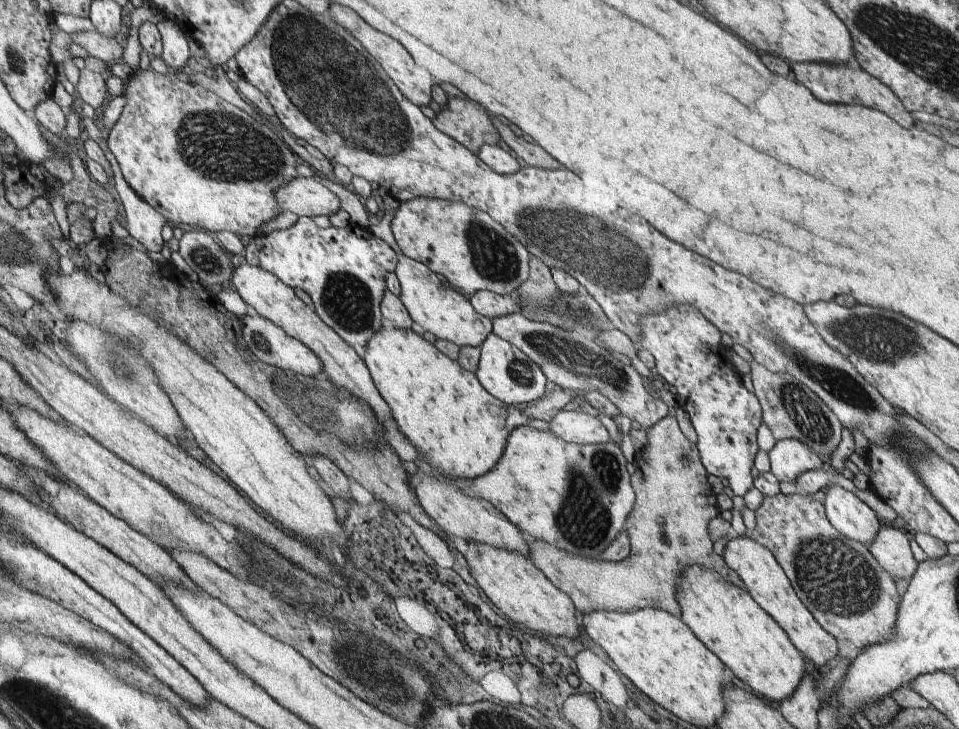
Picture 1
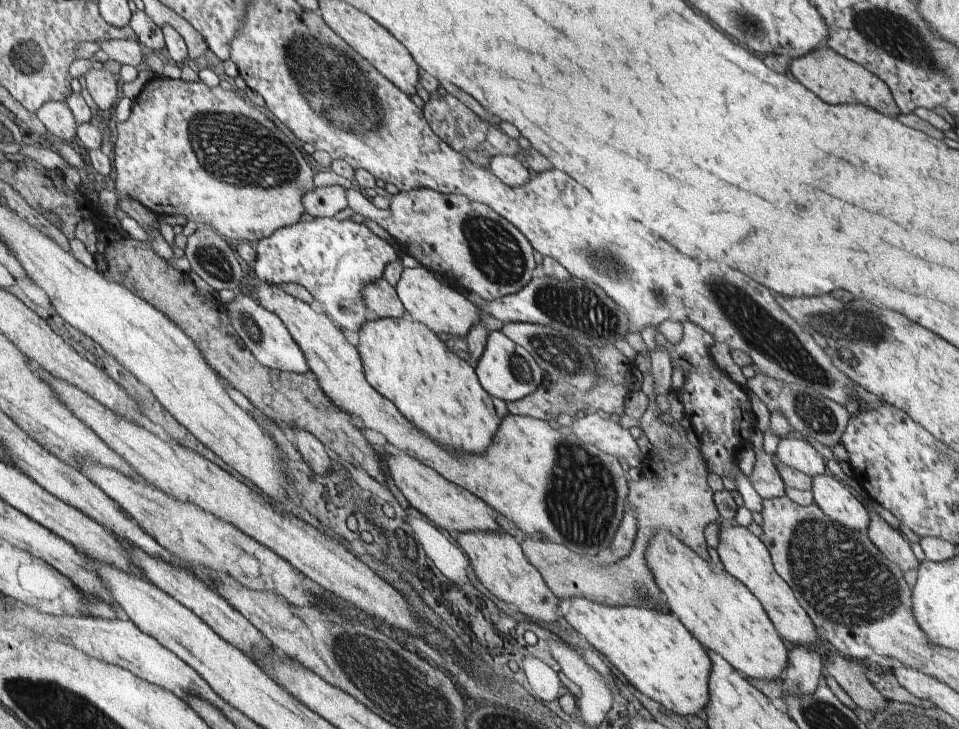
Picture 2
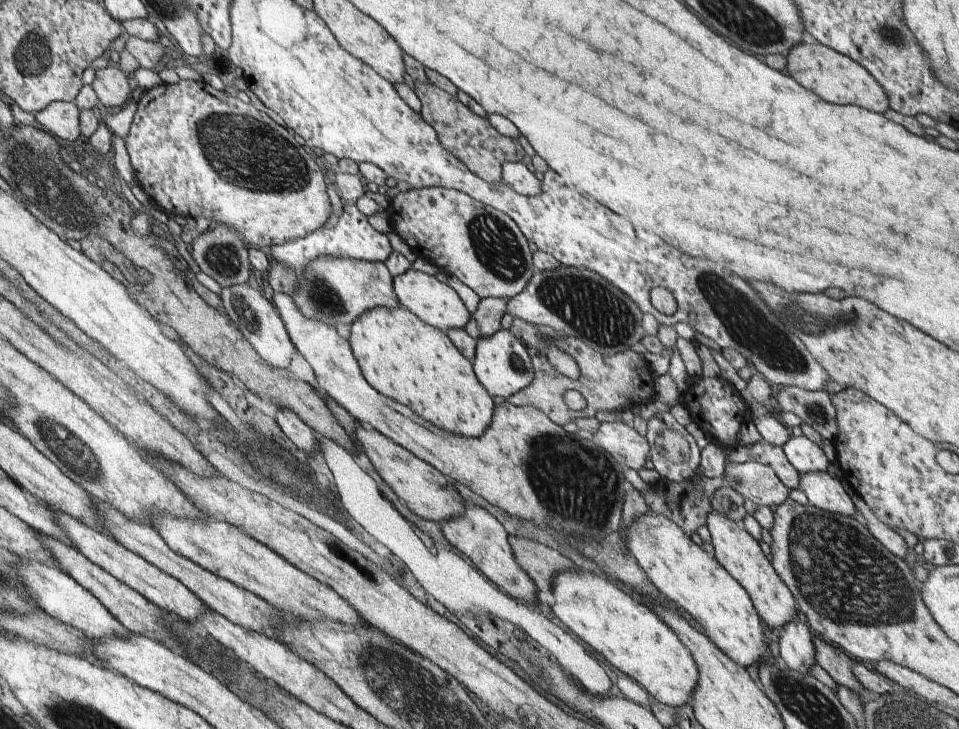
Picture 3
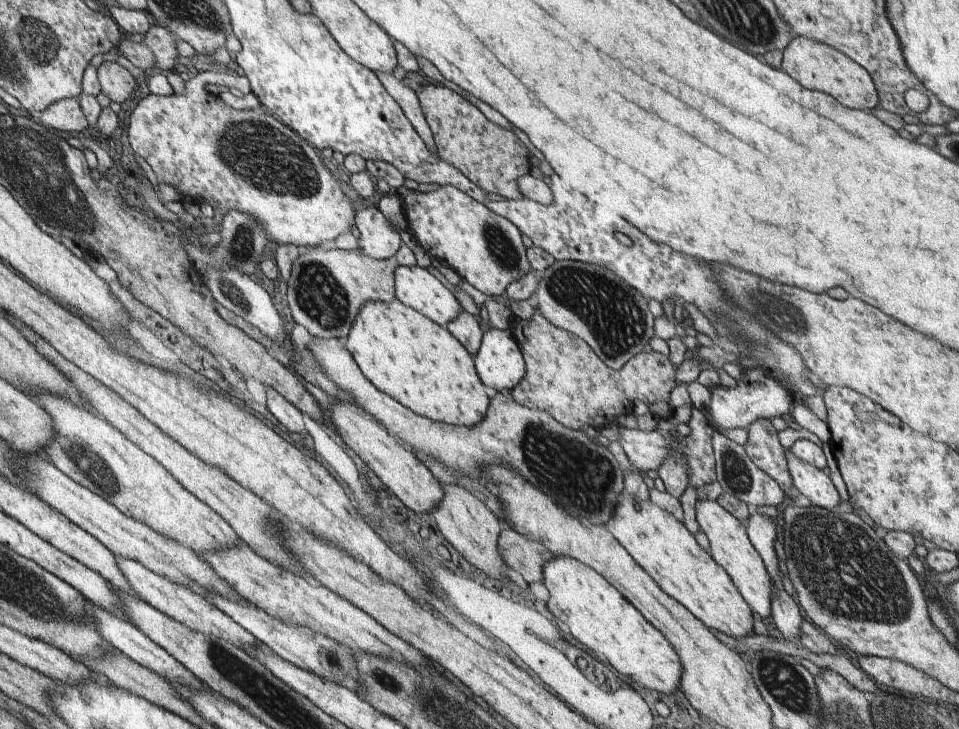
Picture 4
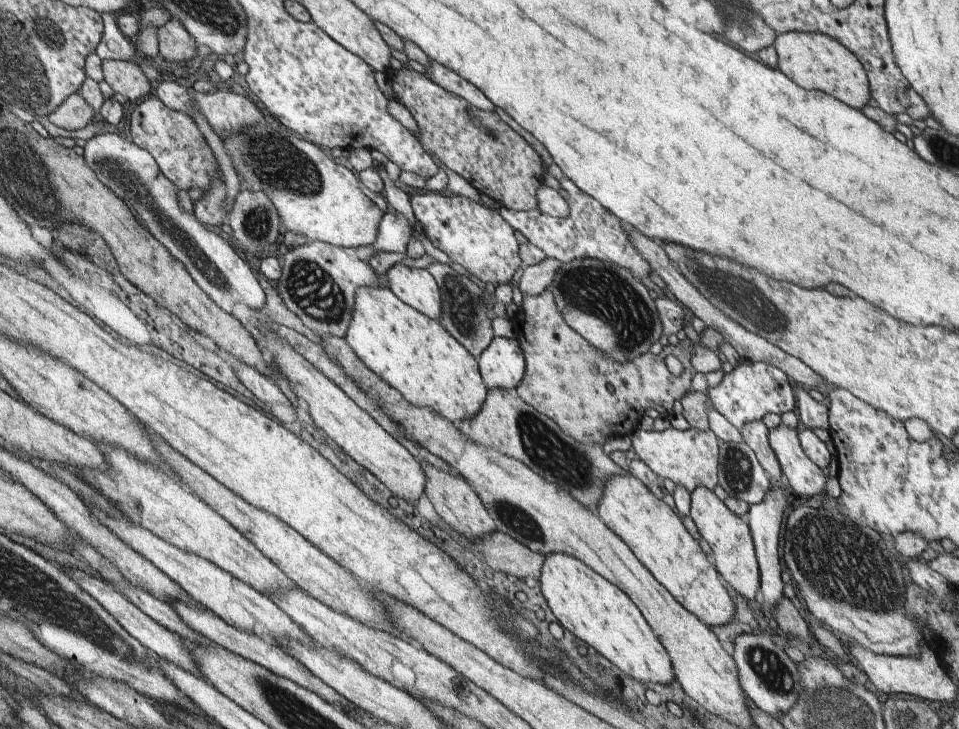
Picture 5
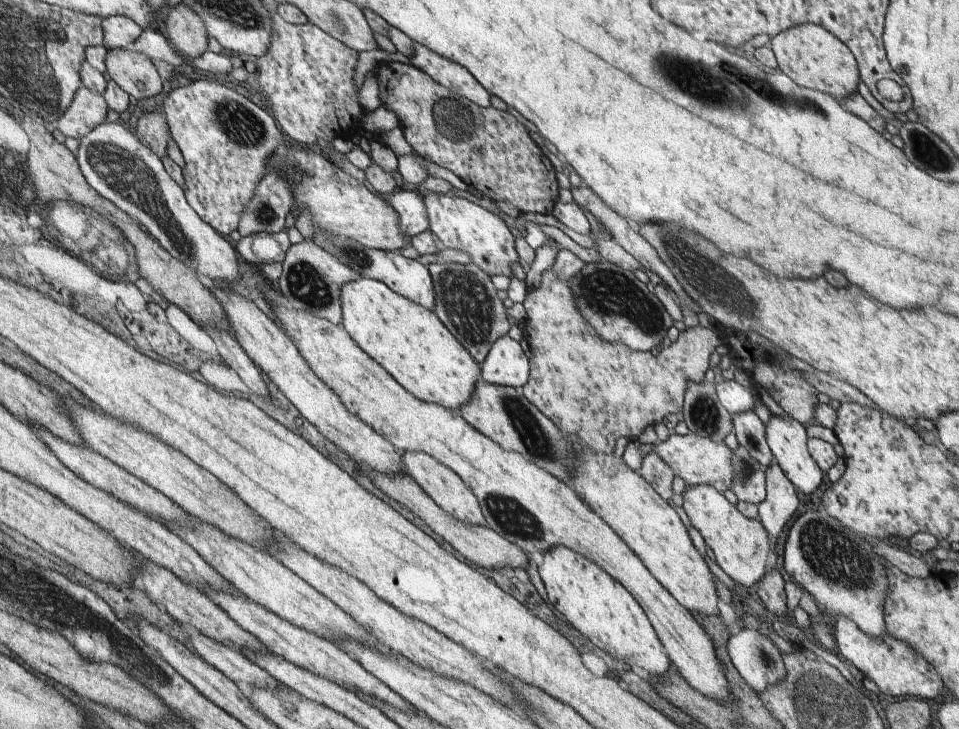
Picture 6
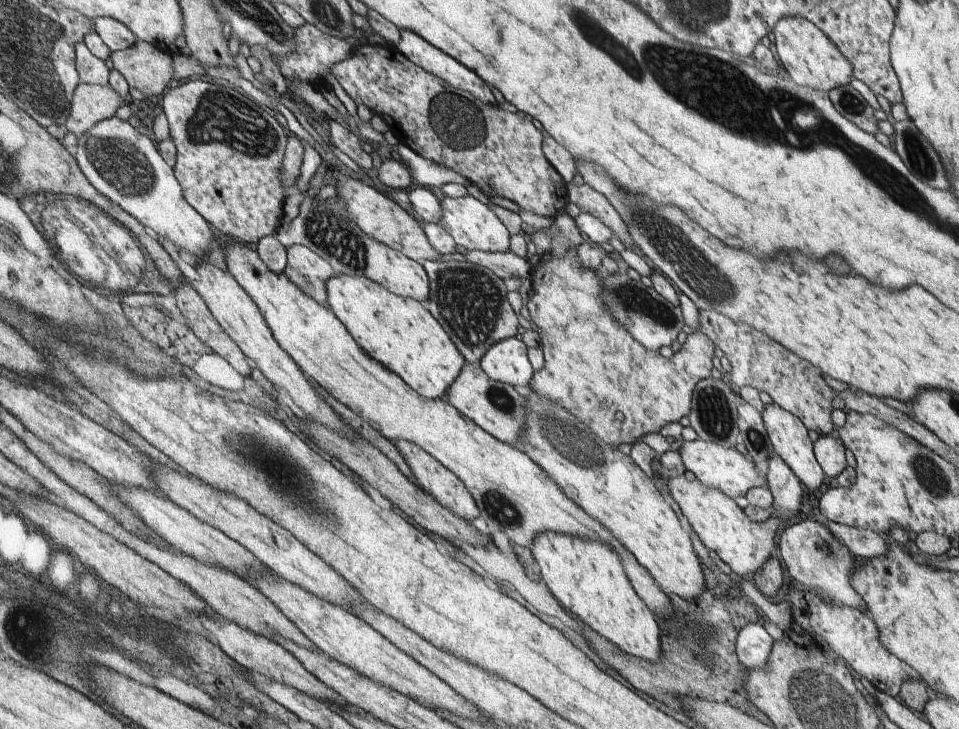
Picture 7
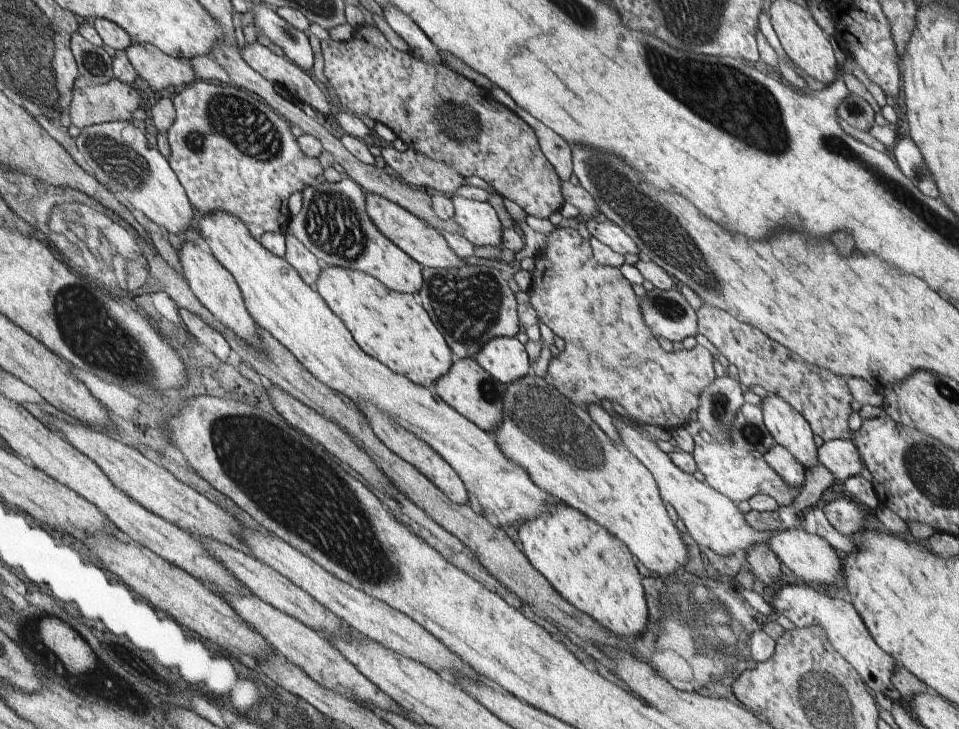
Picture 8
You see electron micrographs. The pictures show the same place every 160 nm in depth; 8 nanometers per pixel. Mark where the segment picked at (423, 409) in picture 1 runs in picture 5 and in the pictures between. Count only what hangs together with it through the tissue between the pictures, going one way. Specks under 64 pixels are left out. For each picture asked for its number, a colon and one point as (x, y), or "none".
2: (440, 393)
3: (416, 364)
4: (420, 364)
5: (417, 356)

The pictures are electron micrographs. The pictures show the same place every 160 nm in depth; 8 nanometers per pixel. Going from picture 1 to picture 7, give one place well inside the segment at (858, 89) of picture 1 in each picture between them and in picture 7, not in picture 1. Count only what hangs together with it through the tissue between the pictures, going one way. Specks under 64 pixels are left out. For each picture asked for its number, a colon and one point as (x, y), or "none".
2: (832, 77)
3: (833, 76)
4: (817, 66)
5: (815, 61)
6: (812, 57)
7: (807, 56)

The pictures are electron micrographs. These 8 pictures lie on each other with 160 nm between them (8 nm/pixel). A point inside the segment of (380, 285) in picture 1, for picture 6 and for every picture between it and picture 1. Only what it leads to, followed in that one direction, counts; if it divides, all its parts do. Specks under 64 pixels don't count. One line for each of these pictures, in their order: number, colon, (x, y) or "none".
2: (334, 260)
3: (352, 236)
4: (378, 238)
5: (394, 236)
6: (413, 218)

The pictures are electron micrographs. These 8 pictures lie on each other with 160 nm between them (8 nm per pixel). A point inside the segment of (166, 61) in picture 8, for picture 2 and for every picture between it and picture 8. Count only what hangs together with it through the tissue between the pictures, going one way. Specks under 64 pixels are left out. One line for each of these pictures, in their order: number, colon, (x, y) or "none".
2: (101, 85)
3: (111, 86)
4: (117, 83)
5: (125, 77)
6: (136, 74)
7: (147, 67)

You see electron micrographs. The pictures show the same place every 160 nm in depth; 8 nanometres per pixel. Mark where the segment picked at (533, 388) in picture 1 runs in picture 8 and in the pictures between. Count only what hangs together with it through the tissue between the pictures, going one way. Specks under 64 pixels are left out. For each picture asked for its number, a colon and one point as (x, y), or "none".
2: (505, 370)
3: (502, 364)
4: (499, 362)
5: (502, 365)
6: (506, 364)
7: (506, 361)
8: (505, 358)

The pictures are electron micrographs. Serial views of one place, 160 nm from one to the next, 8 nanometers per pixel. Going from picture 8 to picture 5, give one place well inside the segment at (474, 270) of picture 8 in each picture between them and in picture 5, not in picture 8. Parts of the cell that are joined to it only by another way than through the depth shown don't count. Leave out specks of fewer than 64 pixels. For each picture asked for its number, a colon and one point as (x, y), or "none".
5: (464, 316)
6: (467, 304)
7: (469, 301)

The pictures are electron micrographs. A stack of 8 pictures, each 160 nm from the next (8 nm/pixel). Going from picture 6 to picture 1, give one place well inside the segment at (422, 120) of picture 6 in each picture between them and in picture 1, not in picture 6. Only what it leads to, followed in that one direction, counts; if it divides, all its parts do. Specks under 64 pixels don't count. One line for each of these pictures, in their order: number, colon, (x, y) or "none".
1: (465, 121)
2: (463, 130)
3: (470, 137)
4: (491, 156)
5: (478, 145)

